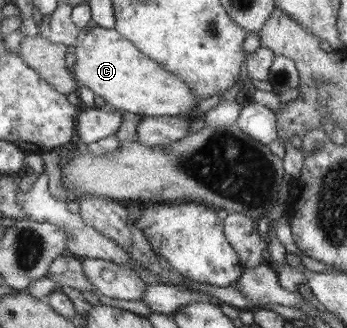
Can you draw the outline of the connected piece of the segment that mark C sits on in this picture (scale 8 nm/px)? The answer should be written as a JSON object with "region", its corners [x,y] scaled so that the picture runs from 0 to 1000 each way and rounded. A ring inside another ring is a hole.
{"region":[[[280,76],[256,91],[233,88],[205,155],[216,162],[210,229],[231,262],[268,274],[331,332],[412,357],[542,354],[571,317],[545,253],[527,250],[510,226],[493,226],[461,192],[412,171],[409,155],[389,146],[389,131],[360,122],[329,85],[308,91]]]}

